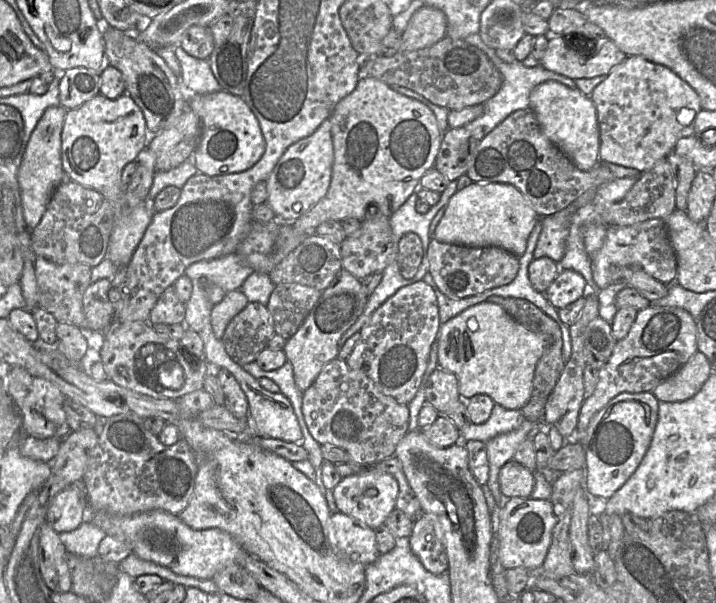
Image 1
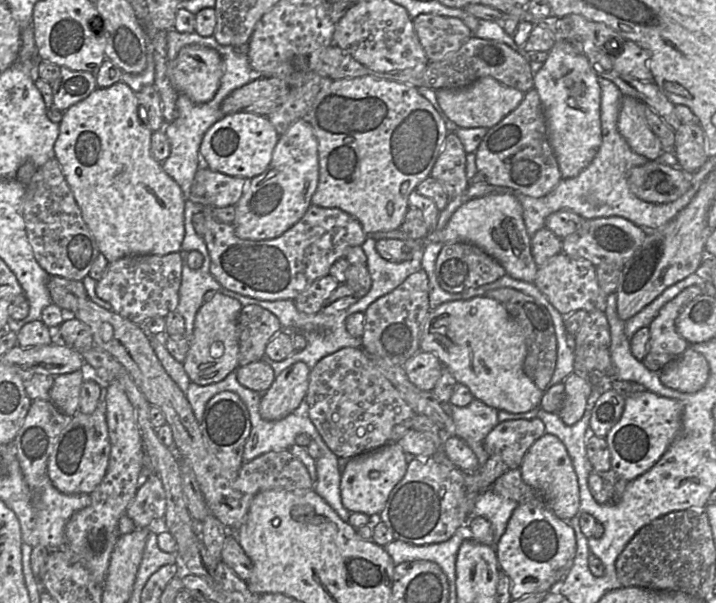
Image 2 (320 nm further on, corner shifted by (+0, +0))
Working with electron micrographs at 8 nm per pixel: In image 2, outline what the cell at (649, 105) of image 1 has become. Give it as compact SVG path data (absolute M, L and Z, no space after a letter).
M623 96L617 128L630 148L637 154L657 160L663 152L658 137L649 127L644 108L647 104L632 96Z

